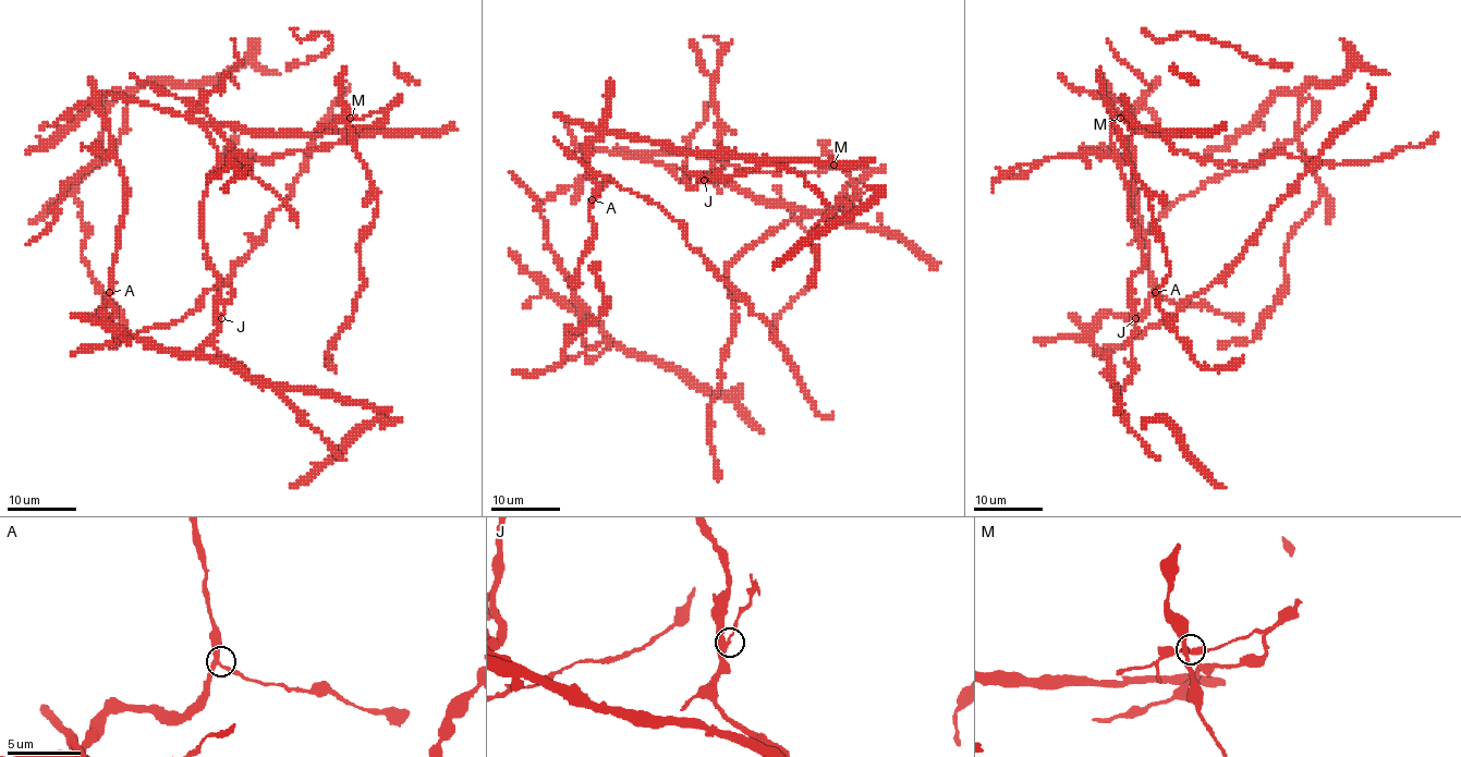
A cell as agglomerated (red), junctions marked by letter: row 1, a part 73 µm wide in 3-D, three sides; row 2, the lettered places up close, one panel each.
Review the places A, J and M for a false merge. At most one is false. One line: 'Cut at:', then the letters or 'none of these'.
Cut at: J

